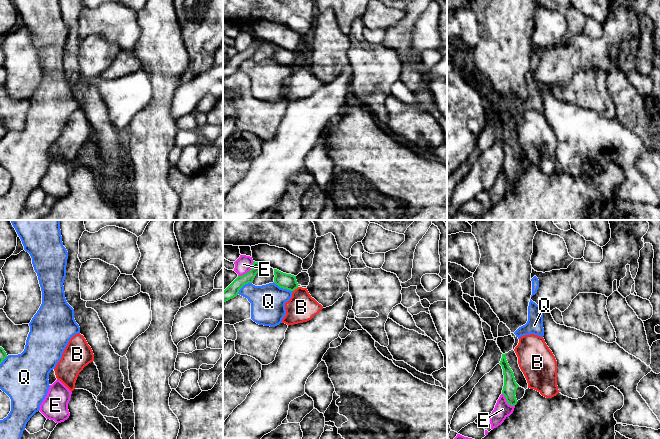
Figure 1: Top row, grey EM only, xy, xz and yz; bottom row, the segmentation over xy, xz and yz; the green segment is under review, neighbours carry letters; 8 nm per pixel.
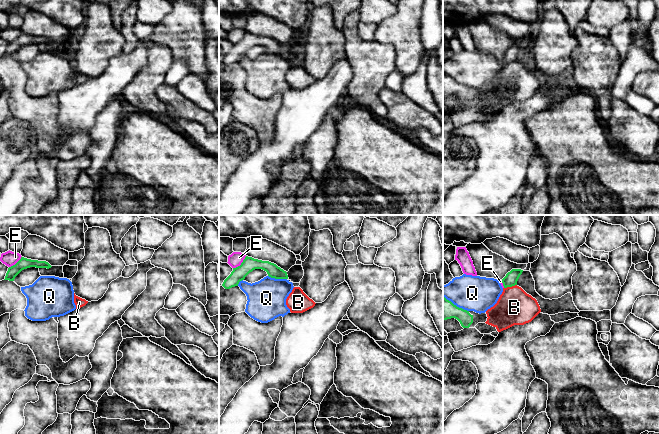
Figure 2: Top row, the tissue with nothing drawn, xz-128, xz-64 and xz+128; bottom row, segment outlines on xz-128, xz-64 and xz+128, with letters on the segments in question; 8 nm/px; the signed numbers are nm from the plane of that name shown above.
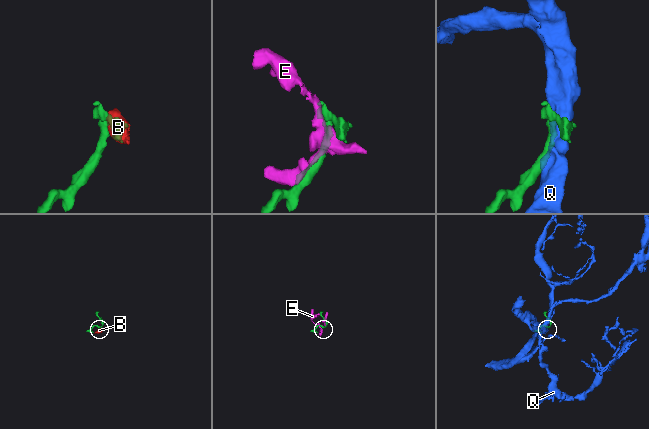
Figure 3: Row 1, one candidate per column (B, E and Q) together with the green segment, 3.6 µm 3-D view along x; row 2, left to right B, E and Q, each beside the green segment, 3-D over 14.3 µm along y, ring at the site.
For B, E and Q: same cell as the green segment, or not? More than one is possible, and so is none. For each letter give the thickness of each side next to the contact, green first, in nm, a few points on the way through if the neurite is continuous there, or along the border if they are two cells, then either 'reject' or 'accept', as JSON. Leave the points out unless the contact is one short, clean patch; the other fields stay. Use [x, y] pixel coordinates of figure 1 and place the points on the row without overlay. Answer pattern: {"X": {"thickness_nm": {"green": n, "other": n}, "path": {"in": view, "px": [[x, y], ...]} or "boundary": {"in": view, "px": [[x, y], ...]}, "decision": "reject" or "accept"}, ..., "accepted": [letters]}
{"B": {"thickness_nm": {"green": 130, "other": 240}, "path": {"in": "xz", "px": [[286, 57], [295, 64], [301, 75], [301, 83]]}, "decision": "accept"}, "E": {"thickness_nm": {"green": 100, "other": 140}, "decision": "reject"}, "Q": {"thickness_nm": {"green": 130, "other": 280}, "decision": "reject"}, "accepted": ["B"]}

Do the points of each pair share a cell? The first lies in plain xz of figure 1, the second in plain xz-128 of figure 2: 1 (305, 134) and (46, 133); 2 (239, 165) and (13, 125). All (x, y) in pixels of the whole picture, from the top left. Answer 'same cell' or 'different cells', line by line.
1: different cells
2: same cell

